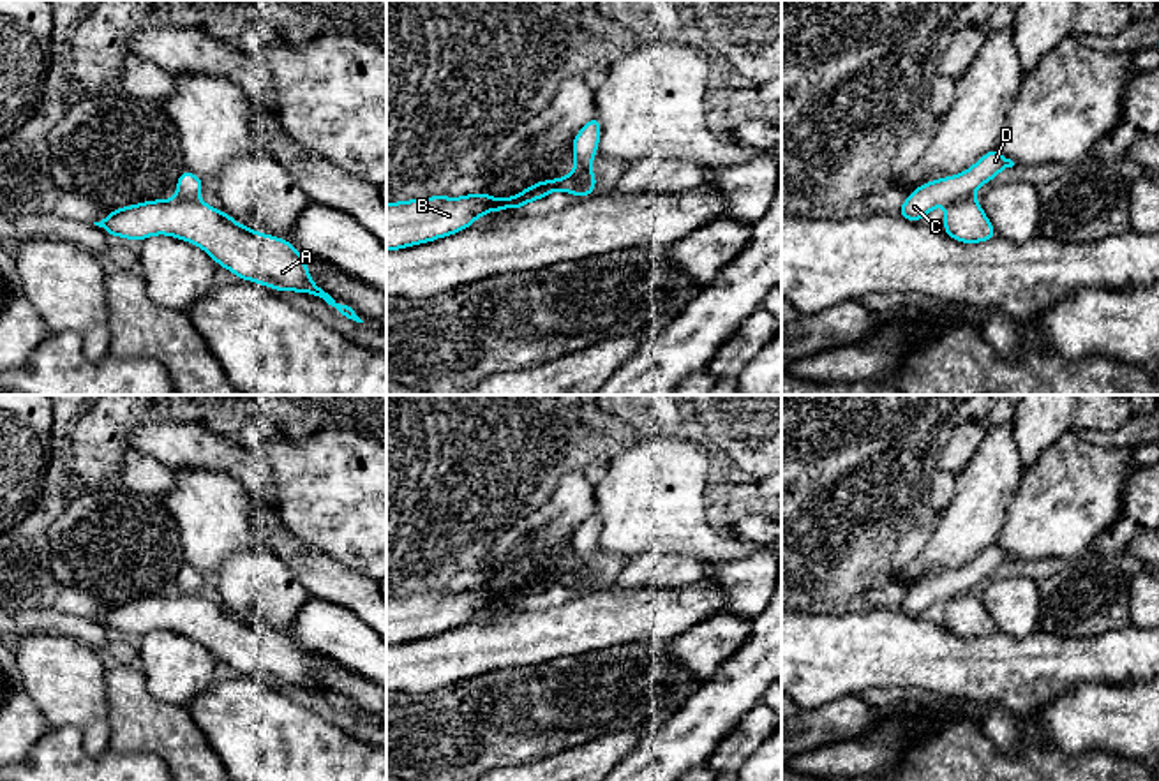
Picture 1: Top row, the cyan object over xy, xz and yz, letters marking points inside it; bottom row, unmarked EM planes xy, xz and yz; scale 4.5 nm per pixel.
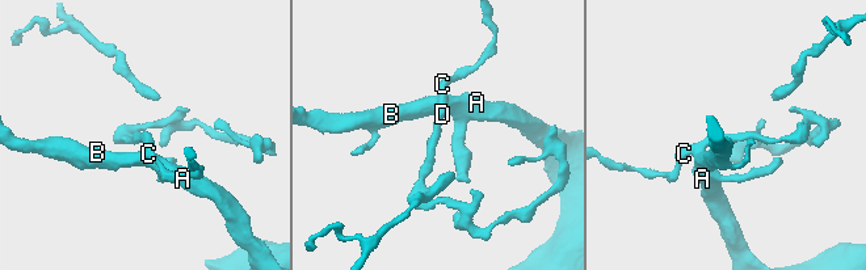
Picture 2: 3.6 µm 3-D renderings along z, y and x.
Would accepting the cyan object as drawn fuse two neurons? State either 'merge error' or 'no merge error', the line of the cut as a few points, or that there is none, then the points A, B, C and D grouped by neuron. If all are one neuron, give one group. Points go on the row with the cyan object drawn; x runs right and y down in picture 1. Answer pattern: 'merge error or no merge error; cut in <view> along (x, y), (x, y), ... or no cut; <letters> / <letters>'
merge error; cut in yz along (969, 196), (948, 205); A B / C D

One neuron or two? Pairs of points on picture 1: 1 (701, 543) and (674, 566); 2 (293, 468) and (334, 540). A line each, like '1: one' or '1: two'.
1: two
2: one

